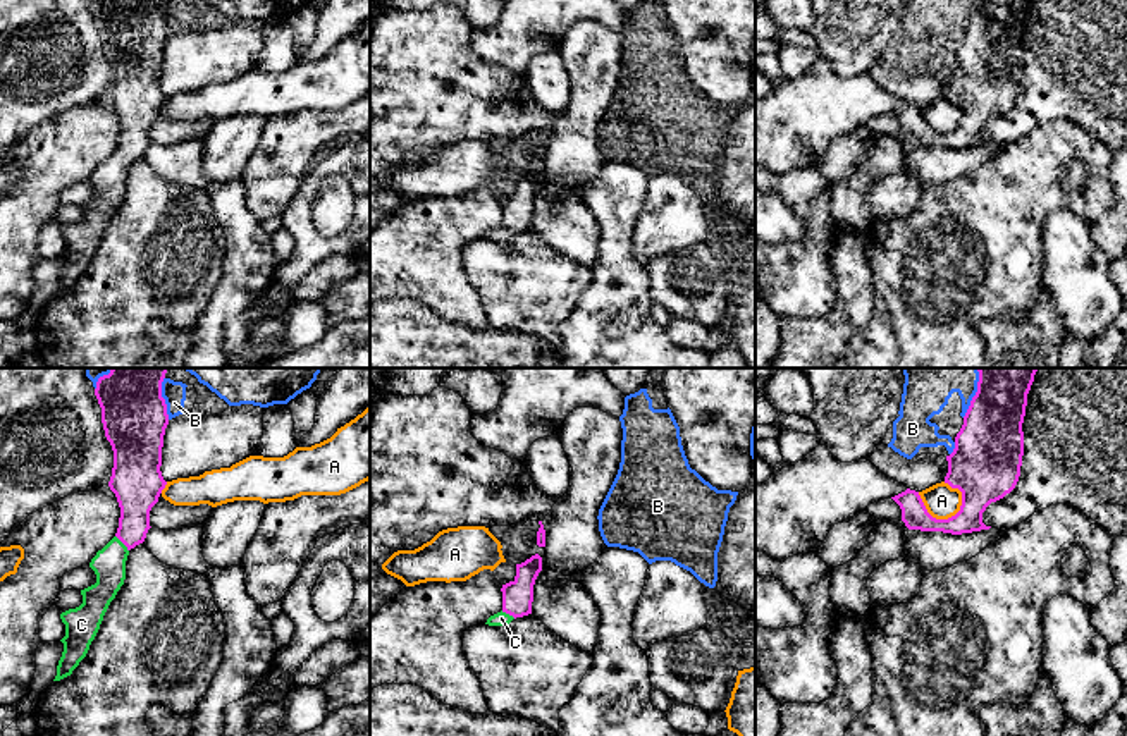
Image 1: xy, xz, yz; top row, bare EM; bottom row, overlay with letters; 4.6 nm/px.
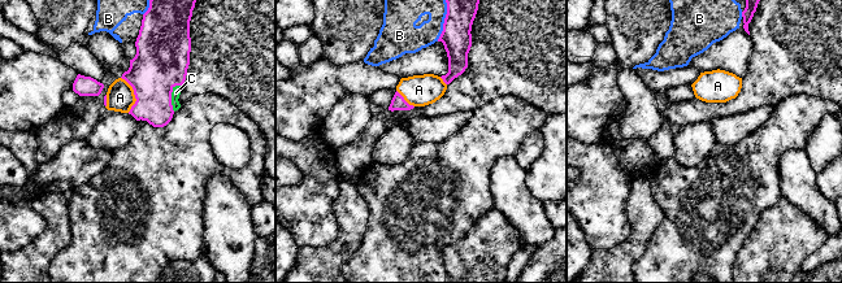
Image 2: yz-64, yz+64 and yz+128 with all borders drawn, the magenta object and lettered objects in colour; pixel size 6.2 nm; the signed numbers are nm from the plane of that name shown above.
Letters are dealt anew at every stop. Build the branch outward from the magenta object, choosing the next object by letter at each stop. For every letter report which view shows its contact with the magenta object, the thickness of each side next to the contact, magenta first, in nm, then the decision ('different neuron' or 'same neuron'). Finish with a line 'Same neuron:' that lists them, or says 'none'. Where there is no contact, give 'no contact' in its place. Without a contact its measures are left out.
A: yz | 170/160 nm | different neuron
B: xy | 300/100 nm | different neuron
C: xy | 200/160 nm | same neuron
Same neuron: C

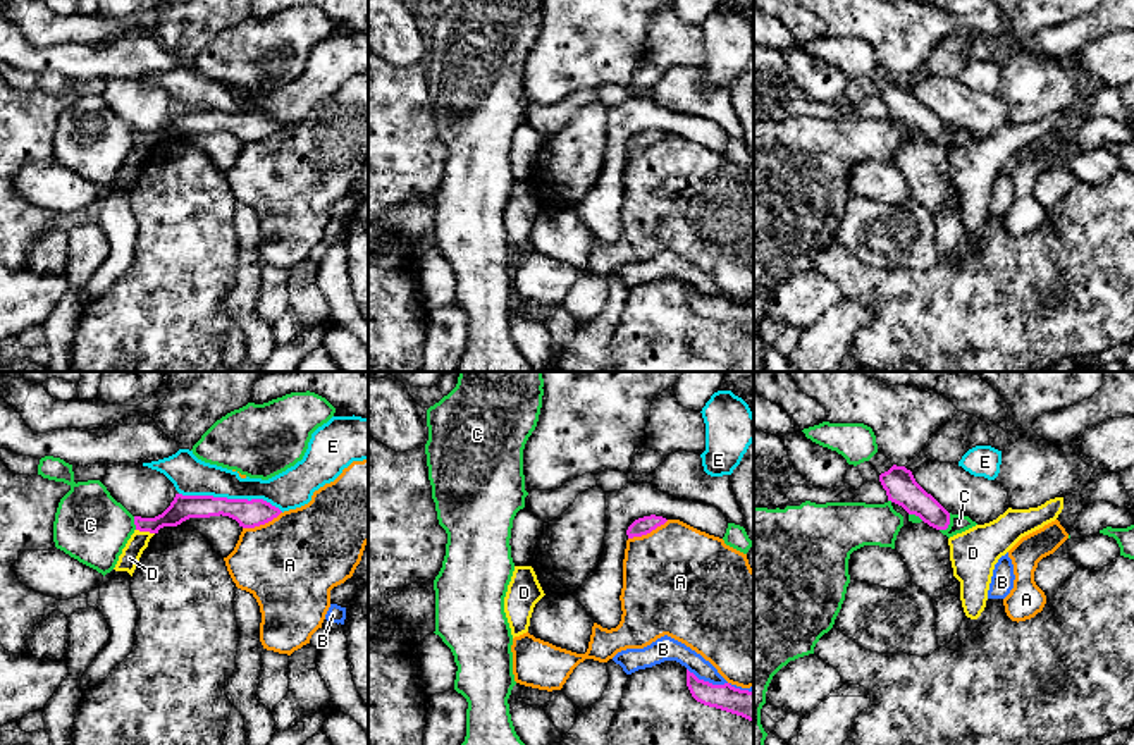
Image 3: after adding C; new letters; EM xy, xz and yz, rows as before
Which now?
A: xz | 80/480 nm | different neuron
B: xz | 140/90 nm | different neuron
C: yz | 140/90 nm | different neuron
D: xy | 120/90 nm | different neuron
E: xy | 130/180 nm | different neuron
Same neuron: none

